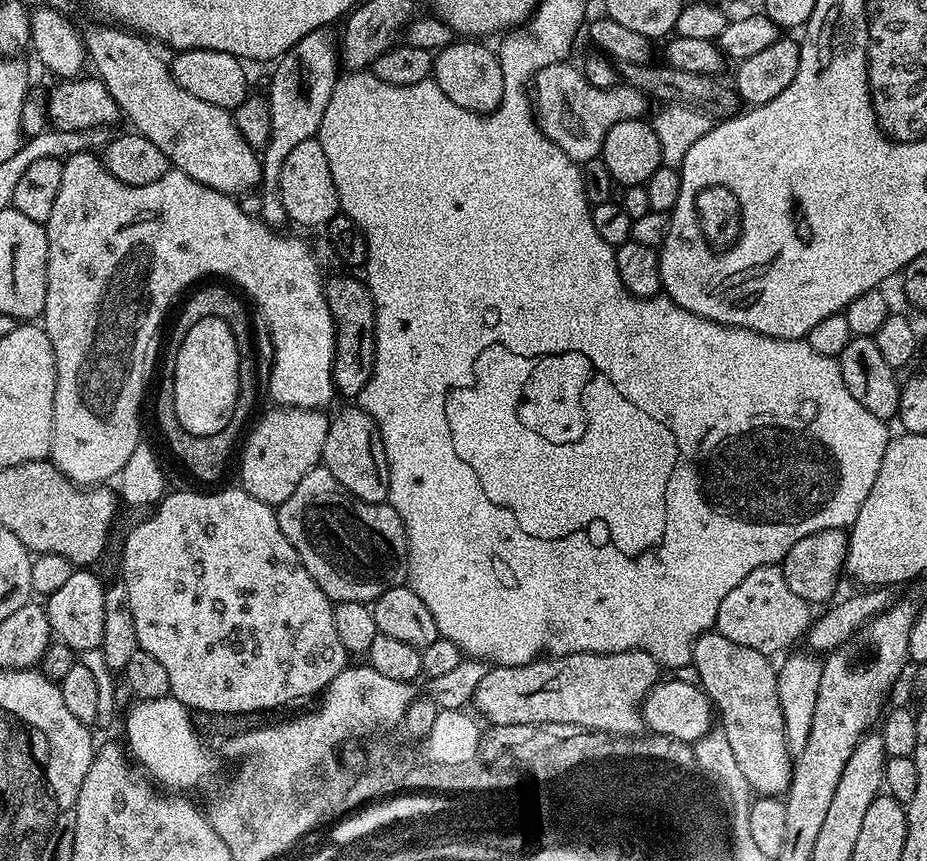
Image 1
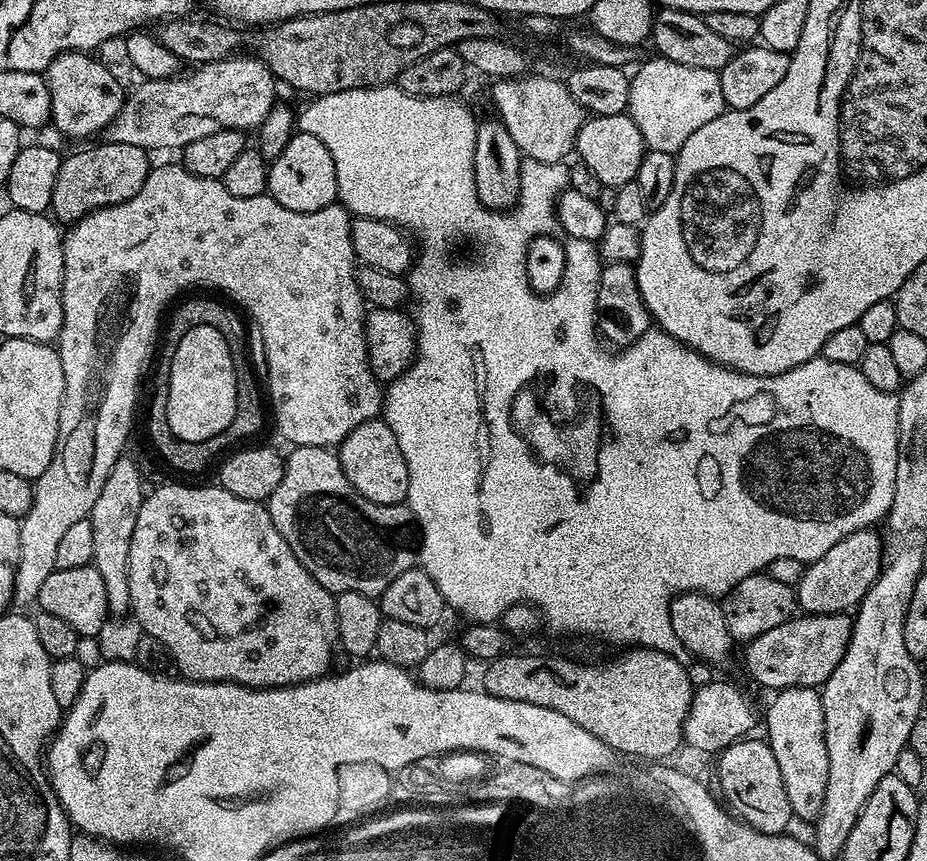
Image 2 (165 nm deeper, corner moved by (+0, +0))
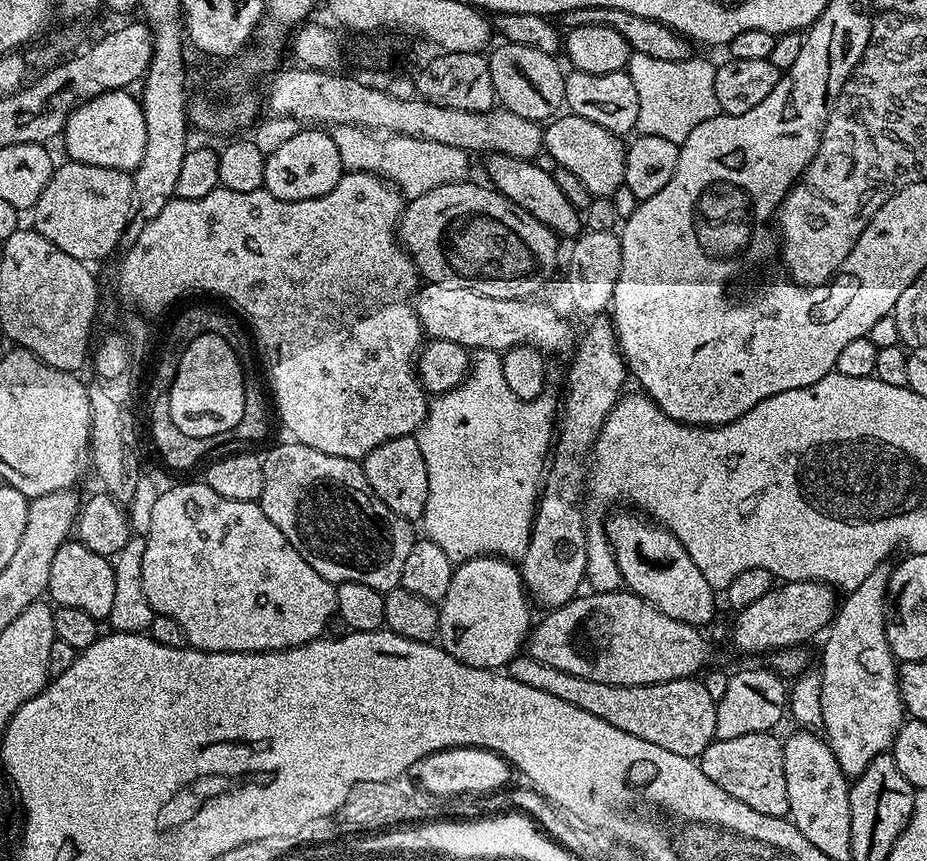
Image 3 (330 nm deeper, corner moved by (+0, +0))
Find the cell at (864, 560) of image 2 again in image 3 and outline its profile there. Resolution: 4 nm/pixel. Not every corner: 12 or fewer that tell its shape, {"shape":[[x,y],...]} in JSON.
{"shape":[[789,580],[735,613],[732,644],[775,654],[832,623],[838,596]]}

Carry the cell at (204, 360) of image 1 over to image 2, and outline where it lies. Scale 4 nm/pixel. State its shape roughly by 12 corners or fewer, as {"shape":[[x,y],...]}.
{"shape":[[193,324],[171,349],[168,416],[207,438],[232,416],[230,347]]}

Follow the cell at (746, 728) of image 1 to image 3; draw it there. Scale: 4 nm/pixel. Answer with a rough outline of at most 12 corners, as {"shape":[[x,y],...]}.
{"shape":[[639,511],[602,527],[623,587],[666,618],[710,623],[717,593]]}

